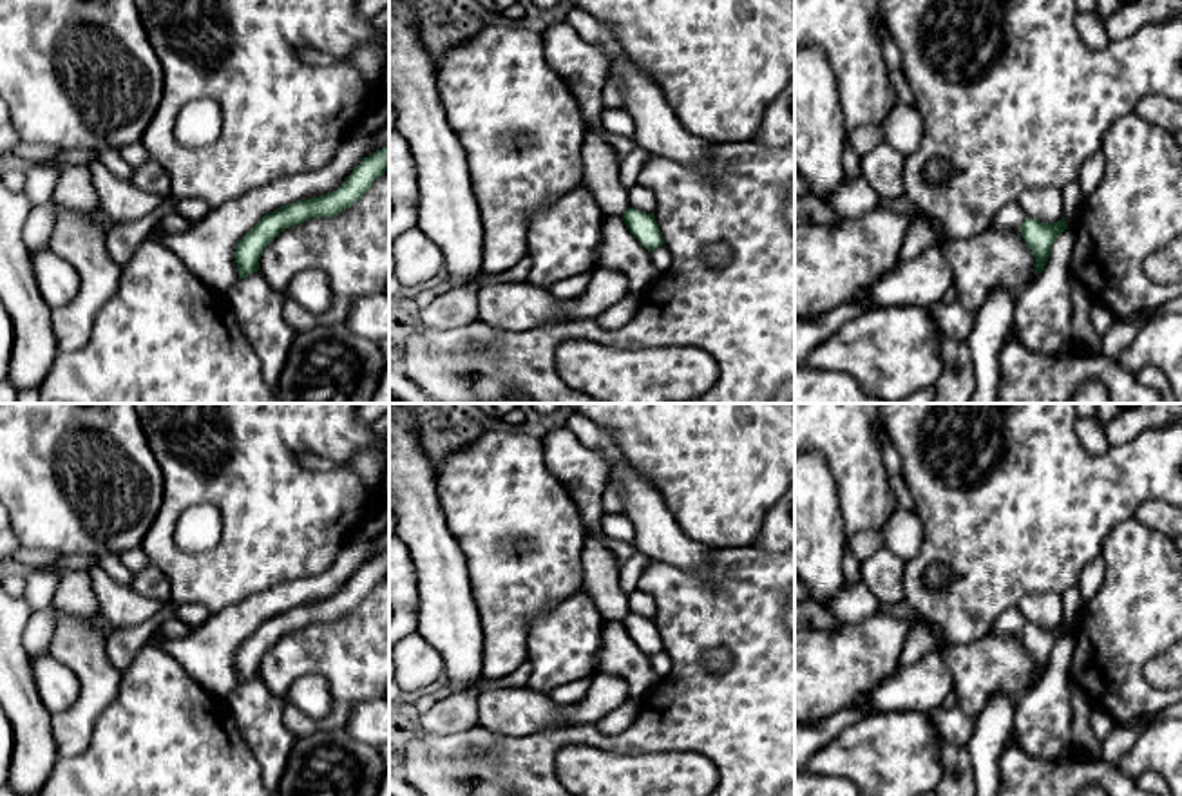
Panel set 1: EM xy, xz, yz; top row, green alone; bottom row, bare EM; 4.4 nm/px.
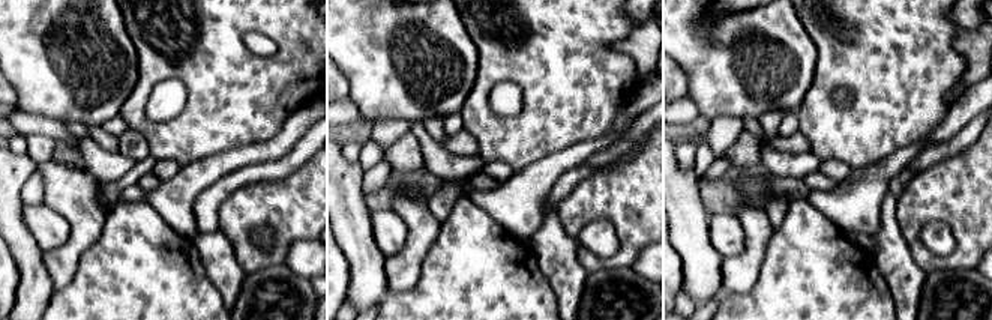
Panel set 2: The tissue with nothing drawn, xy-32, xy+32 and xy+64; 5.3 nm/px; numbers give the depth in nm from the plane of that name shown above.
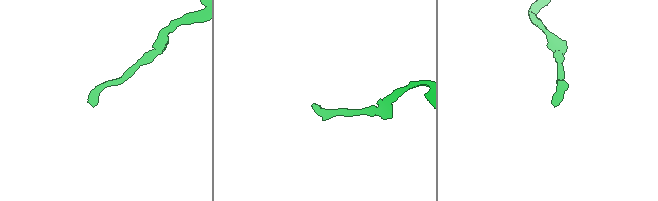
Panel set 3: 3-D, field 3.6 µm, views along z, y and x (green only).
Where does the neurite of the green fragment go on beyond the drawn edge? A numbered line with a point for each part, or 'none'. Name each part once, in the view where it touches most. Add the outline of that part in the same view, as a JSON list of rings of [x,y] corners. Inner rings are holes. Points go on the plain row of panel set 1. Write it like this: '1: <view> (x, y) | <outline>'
none

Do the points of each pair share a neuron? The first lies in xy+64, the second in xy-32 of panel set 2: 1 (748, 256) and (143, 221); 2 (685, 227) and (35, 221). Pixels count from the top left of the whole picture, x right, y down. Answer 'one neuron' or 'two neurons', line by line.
1: two neurons
2: two neurons

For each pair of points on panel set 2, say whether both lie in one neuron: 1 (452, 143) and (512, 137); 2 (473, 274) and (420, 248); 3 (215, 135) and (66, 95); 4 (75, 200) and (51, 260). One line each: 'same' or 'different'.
1: different
2: different
3: different
4: same

